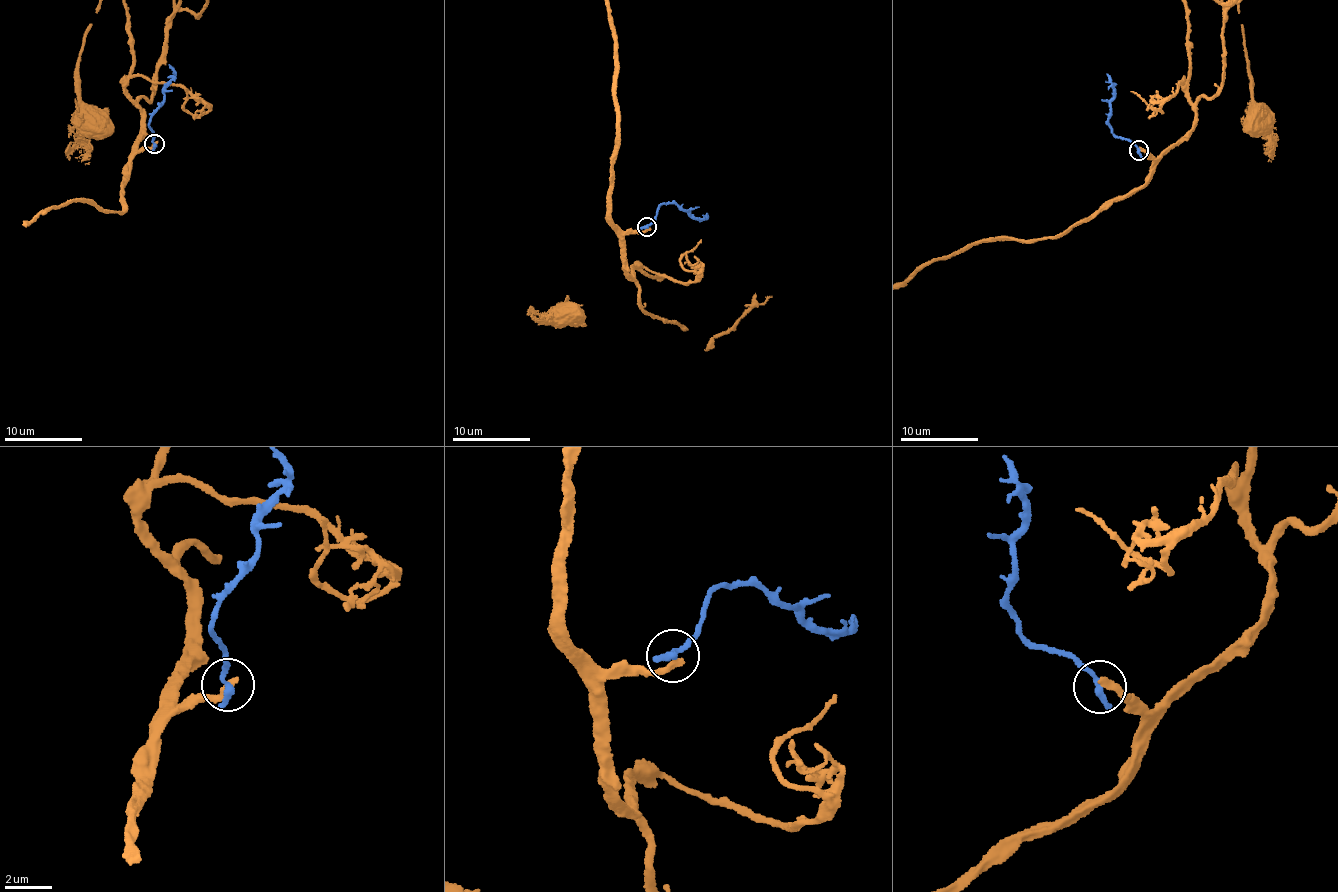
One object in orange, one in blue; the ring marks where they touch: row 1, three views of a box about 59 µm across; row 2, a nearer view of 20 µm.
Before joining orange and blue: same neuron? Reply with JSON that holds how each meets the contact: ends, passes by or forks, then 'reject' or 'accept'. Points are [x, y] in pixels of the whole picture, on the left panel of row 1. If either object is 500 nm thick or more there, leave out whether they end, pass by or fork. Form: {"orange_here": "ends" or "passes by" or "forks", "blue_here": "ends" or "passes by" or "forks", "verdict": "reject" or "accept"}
{"orange_here": "ends", "blue_here": "ends", "verdict": "reject"}

